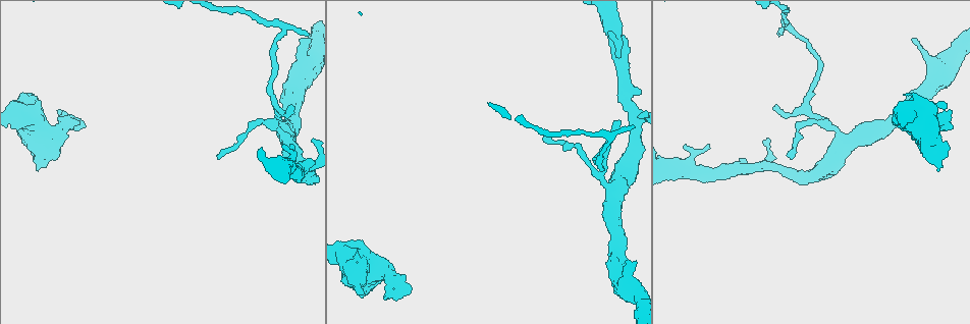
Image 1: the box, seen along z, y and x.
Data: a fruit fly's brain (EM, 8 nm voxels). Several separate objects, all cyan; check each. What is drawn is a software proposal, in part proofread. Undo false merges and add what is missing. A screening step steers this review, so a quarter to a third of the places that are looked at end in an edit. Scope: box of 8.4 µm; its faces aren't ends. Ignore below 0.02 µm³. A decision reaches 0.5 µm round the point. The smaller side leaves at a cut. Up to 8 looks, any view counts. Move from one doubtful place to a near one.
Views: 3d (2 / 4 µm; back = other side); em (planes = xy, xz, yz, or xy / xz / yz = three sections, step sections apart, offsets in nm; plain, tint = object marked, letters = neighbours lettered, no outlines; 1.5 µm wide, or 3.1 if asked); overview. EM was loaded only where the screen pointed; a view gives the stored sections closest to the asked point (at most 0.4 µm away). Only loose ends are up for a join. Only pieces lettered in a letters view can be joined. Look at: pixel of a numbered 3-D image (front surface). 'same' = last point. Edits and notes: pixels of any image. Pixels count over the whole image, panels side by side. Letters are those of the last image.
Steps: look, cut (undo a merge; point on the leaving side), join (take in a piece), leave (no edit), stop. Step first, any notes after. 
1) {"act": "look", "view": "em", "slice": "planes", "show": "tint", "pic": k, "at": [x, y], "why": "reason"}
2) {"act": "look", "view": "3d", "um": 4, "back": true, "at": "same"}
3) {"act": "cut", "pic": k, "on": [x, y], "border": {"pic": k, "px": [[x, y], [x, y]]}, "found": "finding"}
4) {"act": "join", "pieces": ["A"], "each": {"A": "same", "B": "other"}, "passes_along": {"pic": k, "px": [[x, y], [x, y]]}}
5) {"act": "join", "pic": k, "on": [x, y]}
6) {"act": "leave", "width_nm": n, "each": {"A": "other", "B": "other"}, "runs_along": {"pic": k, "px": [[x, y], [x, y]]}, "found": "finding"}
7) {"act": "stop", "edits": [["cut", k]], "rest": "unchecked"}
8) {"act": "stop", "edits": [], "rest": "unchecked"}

{"act": "look", "view": "3d", "um": 2, "pic": 1, "at": [790, 158], "why": "branch stops here"}

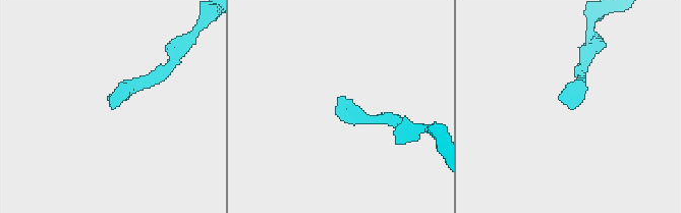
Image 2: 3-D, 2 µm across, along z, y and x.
{"act": "look", "view": "em", "slice": "planes", "show": "plain", "pic": 2, "at": [565, 102], "why": "shape alone is not enough"}

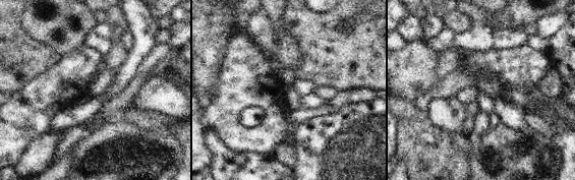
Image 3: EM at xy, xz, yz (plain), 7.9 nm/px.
{"act": "look", "view": "em", "slice": "planes", "show": "letters", "at": "same"}

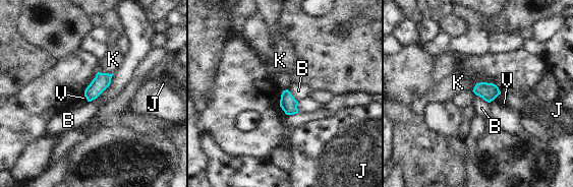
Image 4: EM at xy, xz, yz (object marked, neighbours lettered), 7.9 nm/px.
{"act": "leave", "each": {"B": "other", "J": "other", "K": "other", "V": "other"}, "border": {"pic": 4, "px": [[113, 74], [110, 83], [88, 102]]}, "found": "no lettered piece goes on from it"}

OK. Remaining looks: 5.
{"act": "look", "view": "em", "slice": "yz", "step": 4, "show": "tint", "pic": 1, "at": [939, 168], "why": "free end"}

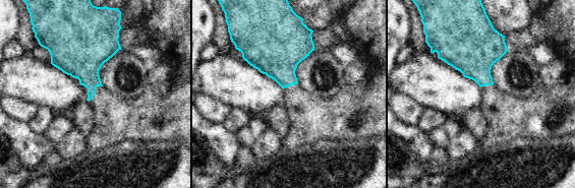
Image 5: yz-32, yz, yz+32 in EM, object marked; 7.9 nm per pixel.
{"act": "look", "view": "em", "slice": "planes", "show": "letters", "at": "same", "why": "another direction"}

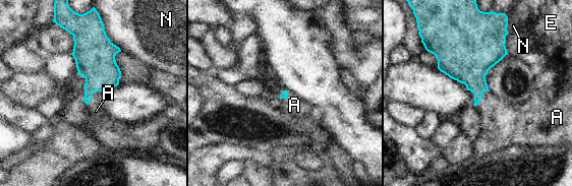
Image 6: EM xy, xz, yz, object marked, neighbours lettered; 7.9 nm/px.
{"act": "join", "pieces": ["A"], "each": {"A": "same", "E": "other", "N": "other"}, "passes_along": {"pic": 6, "px": [[95, 62], [92, 94], [96, 111]]}, "found": "the neuron continues"}

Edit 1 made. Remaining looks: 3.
{"act": "look", "view": "em", "slice": "planes", "show": "tint", "pic": 1, "at": [293, 107], "why": "free end"}

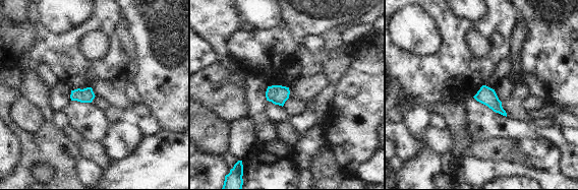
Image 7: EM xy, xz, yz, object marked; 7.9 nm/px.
{"act": "look", "view": "em", "slice": "planes", "show": "letters", "at": "same", "why": "see the neighbours"}

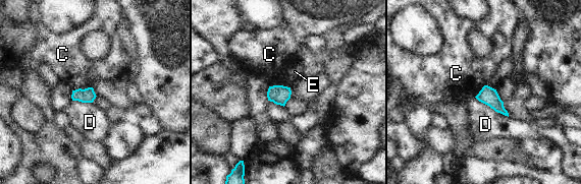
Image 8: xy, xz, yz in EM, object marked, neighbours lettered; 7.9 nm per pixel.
{"act": "leave", "longest_contact_nm": ["D", 320], "each": {"C": "other", "D": "other", "E": "other"}, "border": {"pic": 8, "px": [[269, 85], [286, 85], [289, 87]]}, "found": "none of them fits"}

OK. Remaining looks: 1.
{"act": "stop", "edits": [["join", 6]], "rest": "unchecked"}

